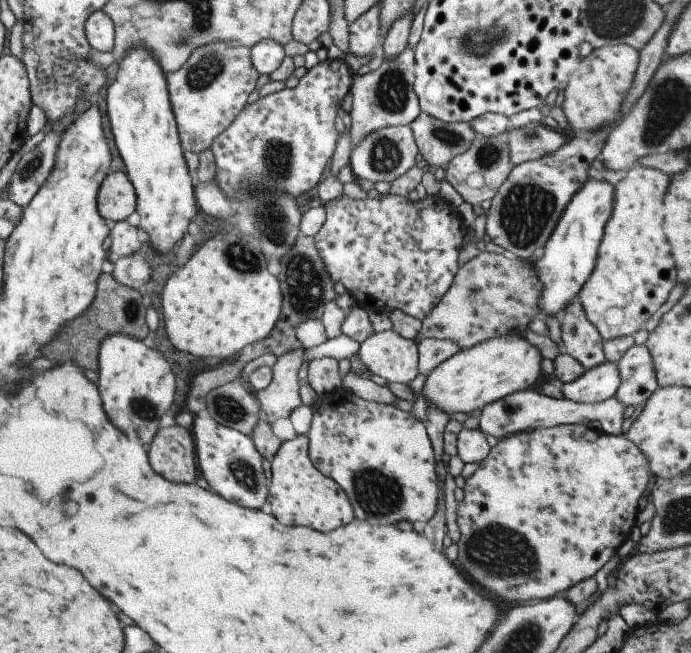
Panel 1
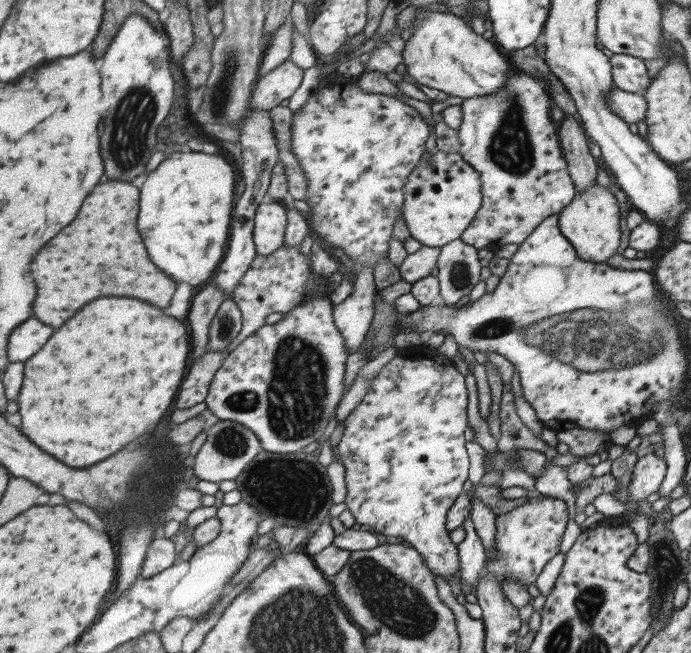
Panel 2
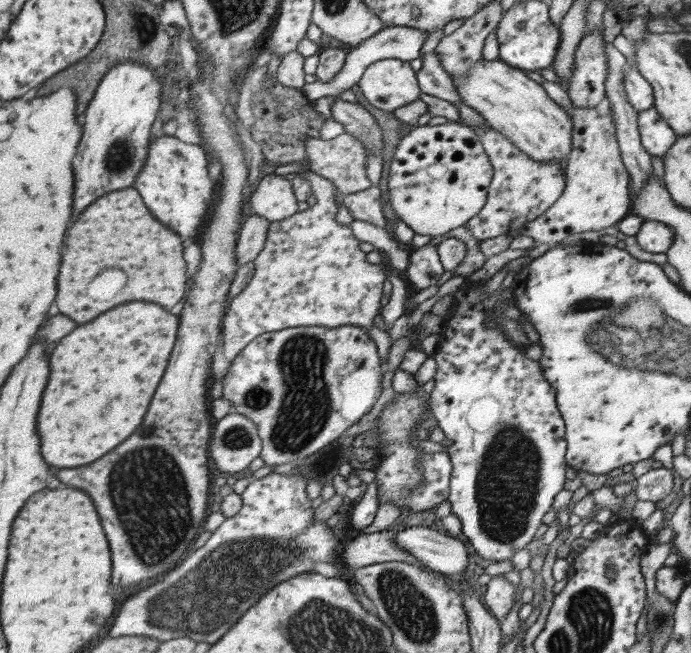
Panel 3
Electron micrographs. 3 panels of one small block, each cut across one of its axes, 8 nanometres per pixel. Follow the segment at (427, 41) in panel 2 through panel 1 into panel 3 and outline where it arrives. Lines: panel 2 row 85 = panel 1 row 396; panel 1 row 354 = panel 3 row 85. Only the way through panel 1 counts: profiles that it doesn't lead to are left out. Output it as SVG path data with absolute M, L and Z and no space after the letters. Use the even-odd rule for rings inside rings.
M499 58L480 59L465 75L452 79L463 103L479 112L488 125L509 138L520 151L530 155L538 163L558 161L564 167L572 148L572 118L525 71L514 68Z

